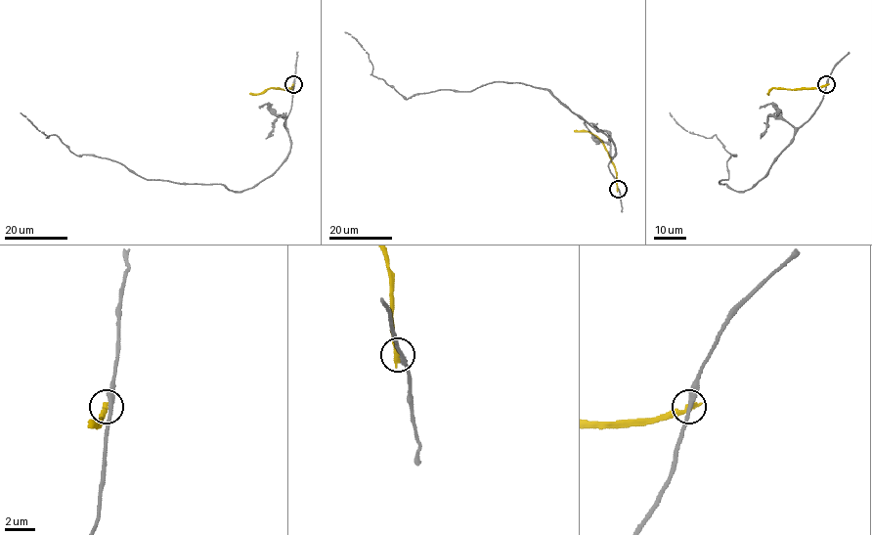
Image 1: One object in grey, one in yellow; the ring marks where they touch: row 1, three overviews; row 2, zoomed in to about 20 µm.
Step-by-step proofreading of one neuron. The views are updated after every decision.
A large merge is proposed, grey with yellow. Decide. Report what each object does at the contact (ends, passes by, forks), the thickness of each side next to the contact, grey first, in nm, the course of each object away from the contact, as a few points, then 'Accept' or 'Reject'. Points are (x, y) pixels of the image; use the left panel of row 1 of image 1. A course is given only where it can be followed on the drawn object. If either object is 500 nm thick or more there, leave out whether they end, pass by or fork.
At the ring grey passes by. At the ring yellow ends. Thickness 320 nm (grey) against 400 nm. Course of grey: (293, 85), (283, 123), (287, 156), (242, 191), (150, 180), (117, 161), (73, 154), (21, 112). Course of yellow: (293, 85), (290, 88), (270, 88), (249, 93). Reject

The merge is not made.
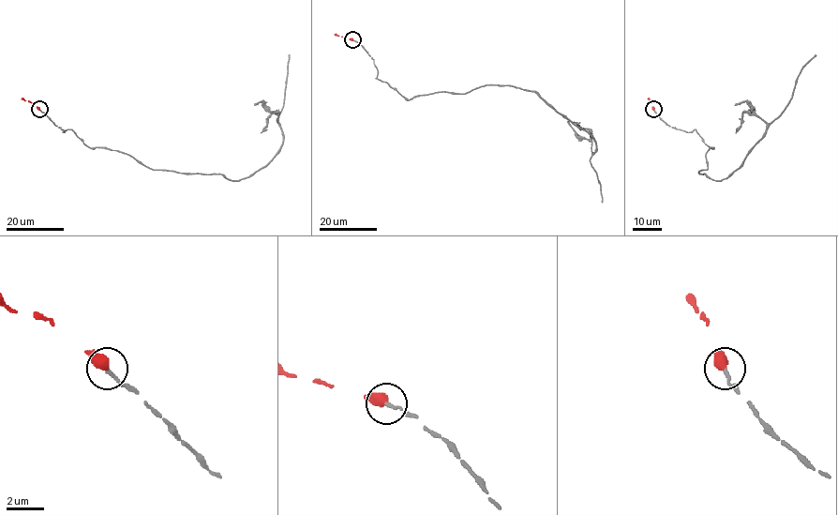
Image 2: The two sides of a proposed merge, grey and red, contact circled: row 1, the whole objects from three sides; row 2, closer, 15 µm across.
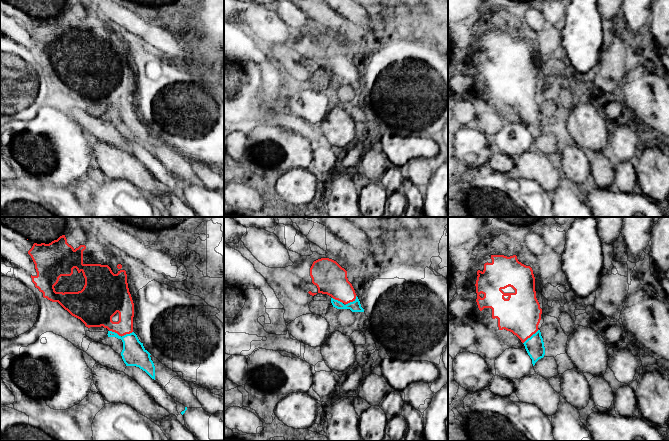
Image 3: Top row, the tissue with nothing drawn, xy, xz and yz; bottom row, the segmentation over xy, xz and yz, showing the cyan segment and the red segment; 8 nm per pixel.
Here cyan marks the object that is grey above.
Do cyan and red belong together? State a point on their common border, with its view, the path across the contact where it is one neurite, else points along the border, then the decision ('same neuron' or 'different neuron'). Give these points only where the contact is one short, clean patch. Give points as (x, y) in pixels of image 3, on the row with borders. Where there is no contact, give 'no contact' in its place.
yz (531, 336) | across yz (534, 345), (531, 336), (520, 314) | same neuron

